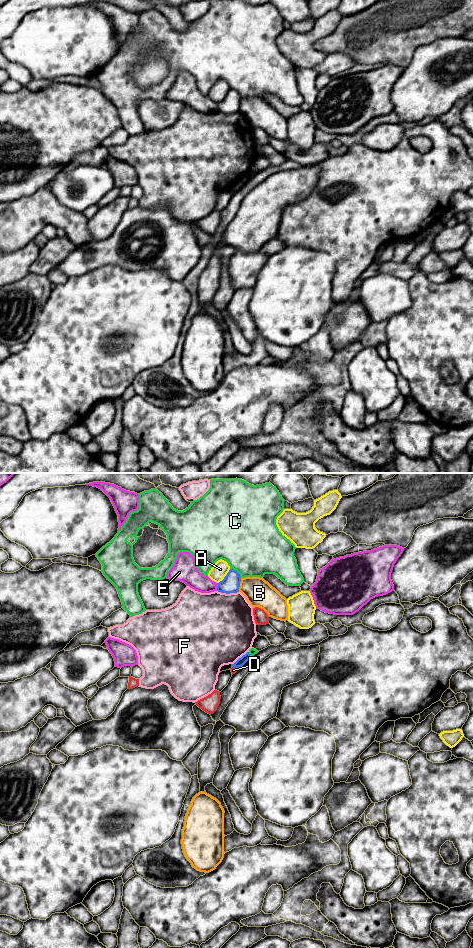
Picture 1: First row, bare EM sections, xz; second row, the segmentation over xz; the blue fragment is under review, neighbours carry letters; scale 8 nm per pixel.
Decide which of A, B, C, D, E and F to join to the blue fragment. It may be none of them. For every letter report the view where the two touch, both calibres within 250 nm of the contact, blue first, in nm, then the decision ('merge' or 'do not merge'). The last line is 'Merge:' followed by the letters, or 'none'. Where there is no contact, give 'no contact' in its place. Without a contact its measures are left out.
A: contact in xz; calibres 140 and 130 nm; do not merge
B: contact in xz; calibres 140 and 220 nm; do not merge
C: contact in xz; calibres 140 and 480 nm; do not merge
D: contact in xz; calibres 70 and 50 nm; do not merge
E: contact in xz; calibres 140 and 160 nm; do not merge
F: contact in xz; calibres 140 and 480 nm; do not merge
Merge: none

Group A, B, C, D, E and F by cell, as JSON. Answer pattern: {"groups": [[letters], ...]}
{"groups": [["A"], ["B"], ["C"], ["D"], ["E"], ["F"]]}

